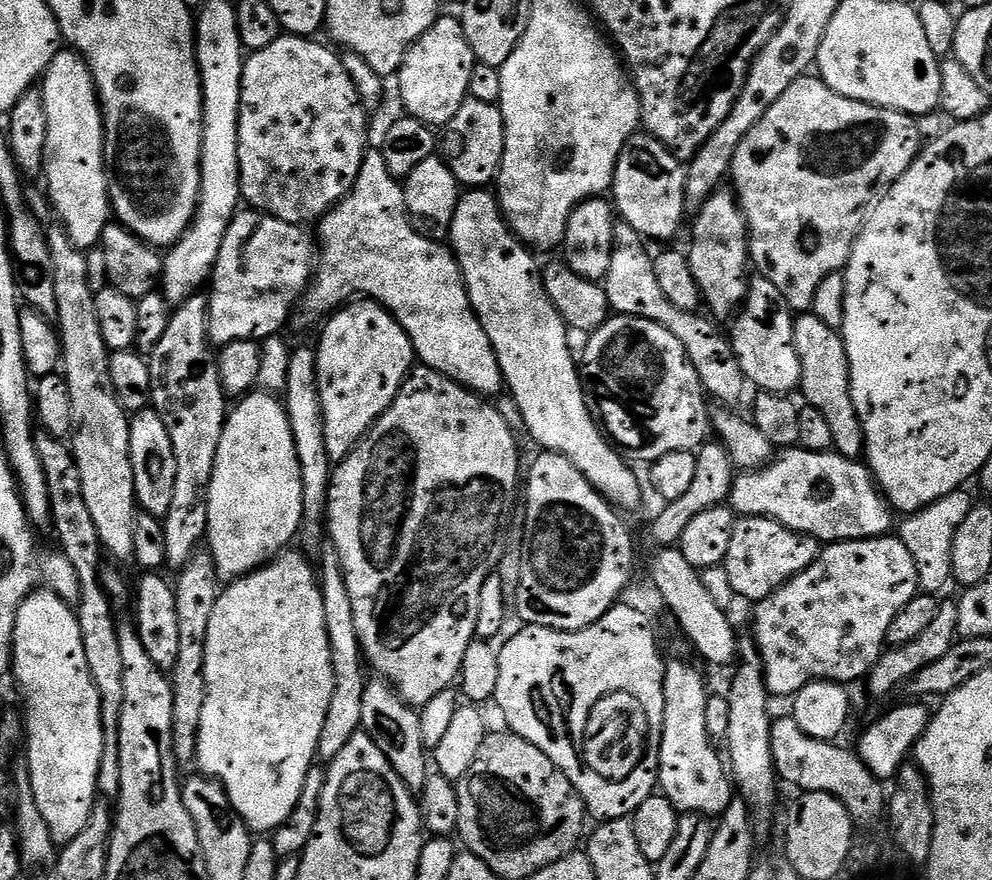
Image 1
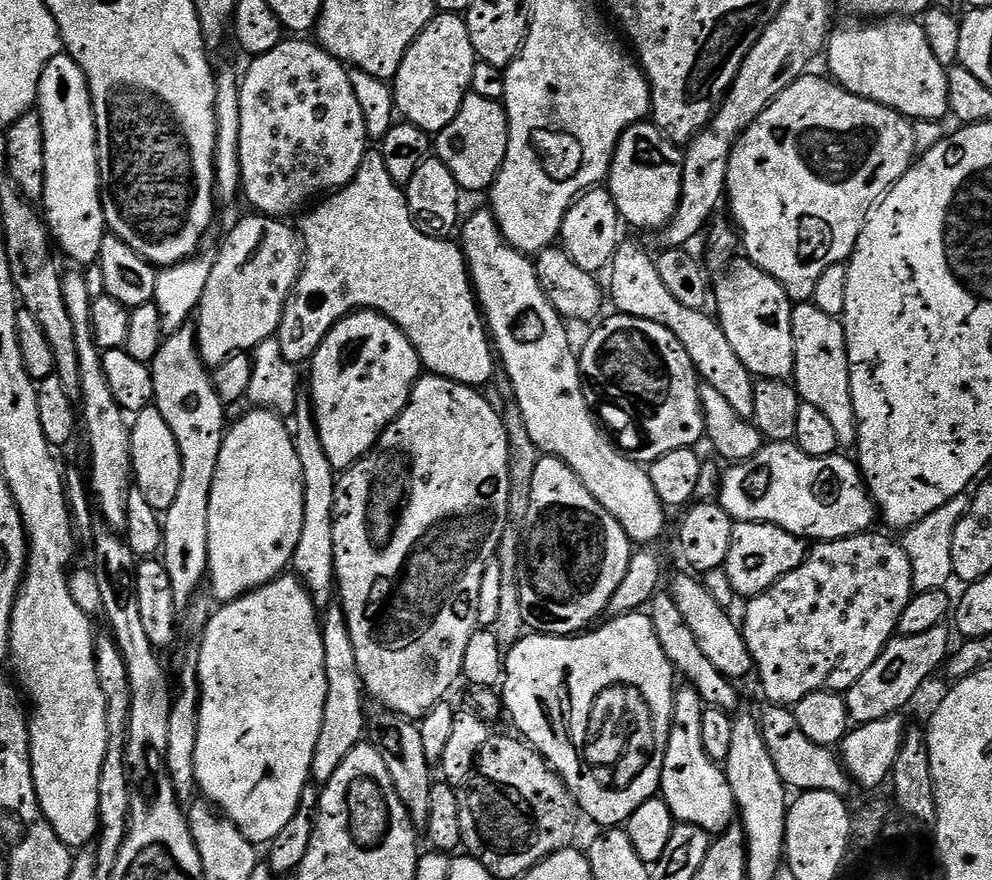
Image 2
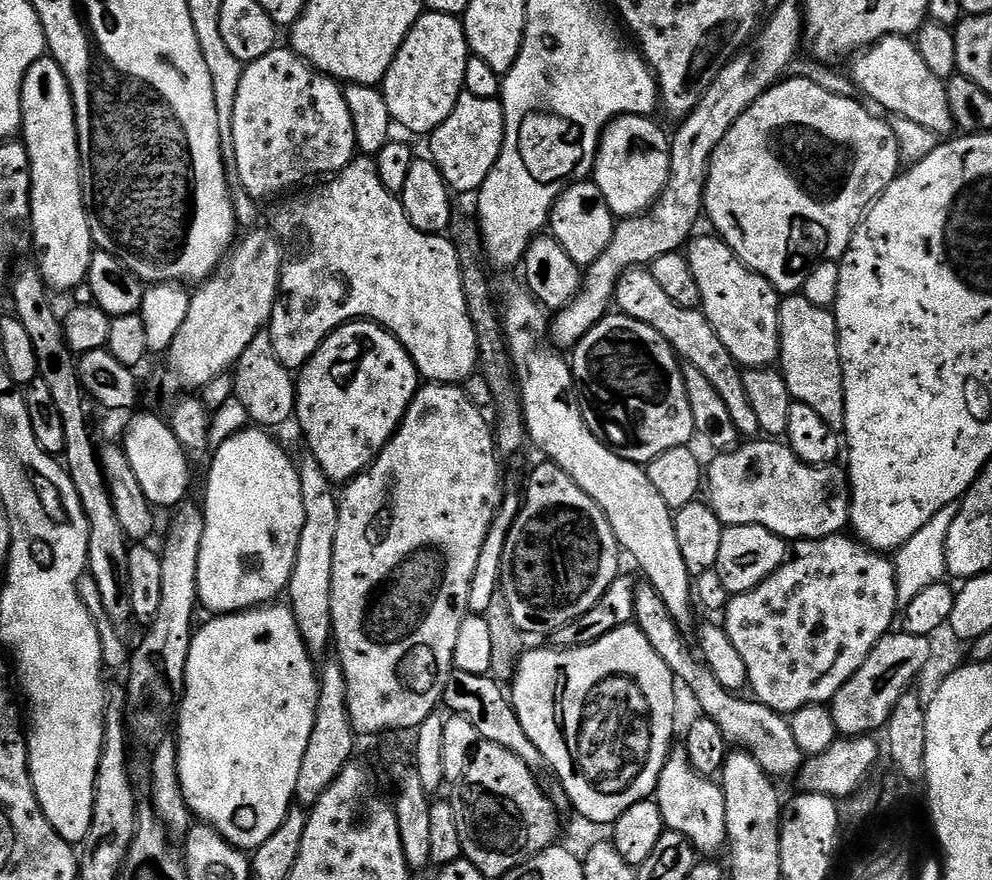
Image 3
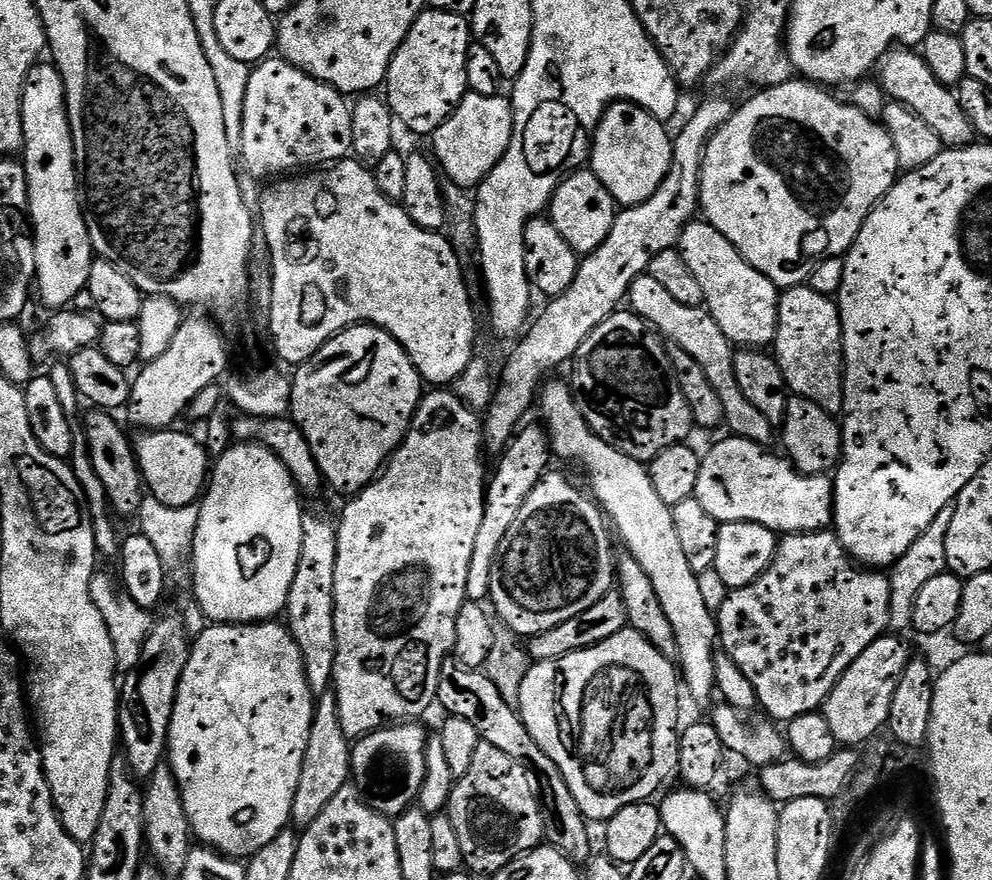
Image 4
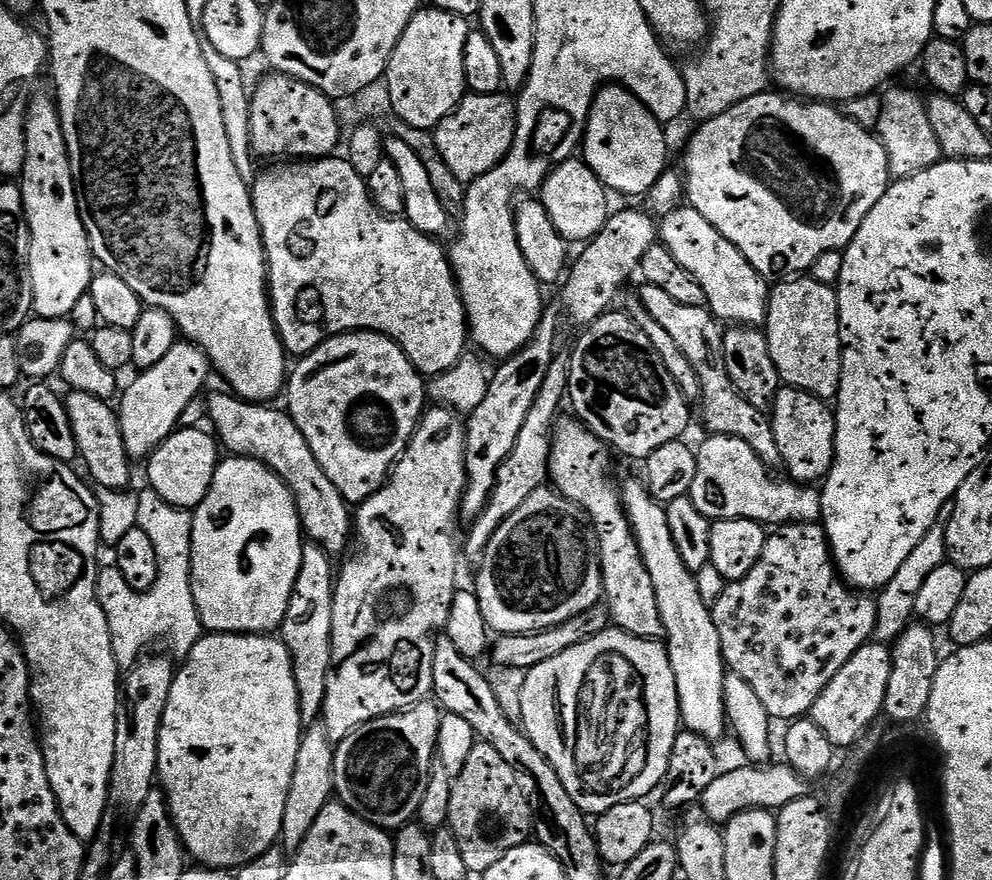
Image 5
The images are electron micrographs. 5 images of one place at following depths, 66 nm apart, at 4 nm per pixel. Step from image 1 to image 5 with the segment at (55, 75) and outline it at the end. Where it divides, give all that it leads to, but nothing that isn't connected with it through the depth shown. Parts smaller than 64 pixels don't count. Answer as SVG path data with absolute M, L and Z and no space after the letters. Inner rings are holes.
M33 95L28 101L28 115L24 122L24 170L19 177L20 193L24 199L24 214L28 218L28 237L32 239L30 242L30 278L32 279L32 306L37 317L45 316L51 320L62 320L71 317L74 306L78 306L78 298L82 298L92 287L92 277L94 275L94 257L92 255L92 247L88 241L88 235L84 229L84 223L80 217L80 203L76 197L76 183L72 177L72 167L70 166L70 158L66 150L66 138L64 131L60 125L60 110L51 95L39 96Z

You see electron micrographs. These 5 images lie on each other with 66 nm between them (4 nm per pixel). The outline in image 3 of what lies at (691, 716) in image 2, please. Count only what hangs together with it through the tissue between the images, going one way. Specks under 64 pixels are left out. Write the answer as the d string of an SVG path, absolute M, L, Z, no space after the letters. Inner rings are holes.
M673 747L668 761L658 778L654 799L662 810L662 818L667 831L677 832L692 841L697 853L716 852L728 844L726 826L726 798L724 789L715 779L697 772L683 747Z

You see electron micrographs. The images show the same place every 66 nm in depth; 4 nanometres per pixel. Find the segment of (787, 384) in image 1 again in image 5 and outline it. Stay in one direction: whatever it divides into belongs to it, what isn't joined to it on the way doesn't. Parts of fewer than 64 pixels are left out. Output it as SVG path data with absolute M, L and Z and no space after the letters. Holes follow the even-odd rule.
M677 206L663 213L664 221L661 219L658 224L658 236L665 248L678 258L678 266L682 266L694 278L698 278L698 286L702 286L702 291L706 293L708 311L716 317L717 321L725 322L732 326L760 326L764 319L768 317L768 294L770 284L767 279L761 277L759 272L750 266L750 262L739 252L731 242L720 233L698 210L691 206Z

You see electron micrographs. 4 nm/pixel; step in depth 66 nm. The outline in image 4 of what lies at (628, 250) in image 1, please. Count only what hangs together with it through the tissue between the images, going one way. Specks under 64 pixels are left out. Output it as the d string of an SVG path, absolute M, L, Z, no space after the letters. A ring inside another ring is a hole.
M647 274L638 277L632 283L626 300L631 311L635 312L645 324L655 329L657 333L663 334L671 343L682 346L682 350L686 350L686 354L691 354L698 361L698 366L706 370L710 386L718 390L718 399L722 402L724 411L724 424L729 428L727 430L729 433L765 446L771 445L770 442L775 436L777 439L778 432L770 422L770 418L766 418L766 414L762 414L762 410L753 406L750 398L746 398L746 394L742 394L742 386L738 386L738 378L734 378L732 357L734 345L726 338L726 334L722 334L722 330L718 330L718 322L714 322L707 307L682 306L682 302L677 302L653 276Z

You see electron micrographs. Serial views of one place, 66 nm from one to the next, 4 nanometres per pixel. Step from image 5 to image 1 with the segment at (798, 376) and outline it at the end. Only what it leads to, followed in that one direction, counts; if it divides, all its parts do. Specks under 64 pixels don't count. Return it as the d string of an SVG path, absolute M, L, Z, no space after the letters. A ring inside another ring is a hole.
M811 314L797 315L795 321L794 340L802 366L799 391L808 399L805 400L807 407L822 410L822 416L830 422L834 433L832 448L848 460L859 461L864 456L864 426L852 397L844 337L837 329L826 326L822 318Z

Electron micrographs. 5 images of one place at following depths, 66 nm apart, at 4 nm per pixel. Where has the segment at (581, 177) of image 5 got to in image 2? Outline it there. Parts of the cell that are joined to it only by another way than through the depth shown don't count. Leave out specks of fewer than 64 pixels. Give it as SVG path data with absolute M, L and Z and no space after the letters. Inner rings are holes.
M597 186L580 193L573 200L562 218L558 240L564 252L574 262L578 262L578 266L582 266L582 270L600 274L603 268L605 271L611 265L616 249L622 243L620 228L622 229L620 211L616 209L612 193L608 191L607 187Z

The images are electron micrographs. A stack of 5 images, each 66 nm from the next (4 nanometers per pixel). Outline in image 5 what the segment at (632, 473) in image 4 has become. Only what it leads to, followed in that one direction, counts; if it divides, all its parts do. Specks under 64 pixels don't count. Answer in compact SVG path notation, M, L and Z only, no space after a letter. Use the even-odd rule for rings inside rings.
M639 479L636 480L625 485L622 499L632 524L632 533L636 536L640 553L646 562L646 570L650 570L654 594L658 597L658 614L662 614L668 657L680 699L680 719L687 731L719 742L729 722L724 709L726 665L722 642L718 638L718 626L714 626L711 607L702 602L702 594L698 594L694 573L686 566L686 562L682 562L678 546L674 546L674 534L670 534L665 505L659 504L648 493L647 487Z

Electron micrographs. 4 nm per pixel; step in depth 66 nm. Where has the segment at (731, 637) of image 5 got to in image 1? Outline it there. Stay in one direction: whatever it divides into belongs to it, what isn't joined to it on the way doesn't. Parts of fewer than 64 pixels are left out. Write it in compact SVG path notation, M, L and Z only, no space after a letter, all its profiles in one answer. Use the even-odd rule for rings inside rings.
M889 534L875 536L869 540L838 540L825 543L821 547L820 557L809 568L802 574L798 574L793 580L787 580L773 596L761 600L755 605L756 636L754 635L754 643L759 648L764 661L764 681L768 686L769 693L773 697L788 696L787 698L792 698L797 692L801 692L807 684L813 684L815 680L829 680L845 686L852 686L855 680L863 681L873 666L879 662L882 649L888 644L890 622L894 622L894 618L898 618L898 610L902 610L902 606L906 606L906 602L914 599L920 591L918 566L915 565L913 555L906 548L905 542L900 540L899 535Z

